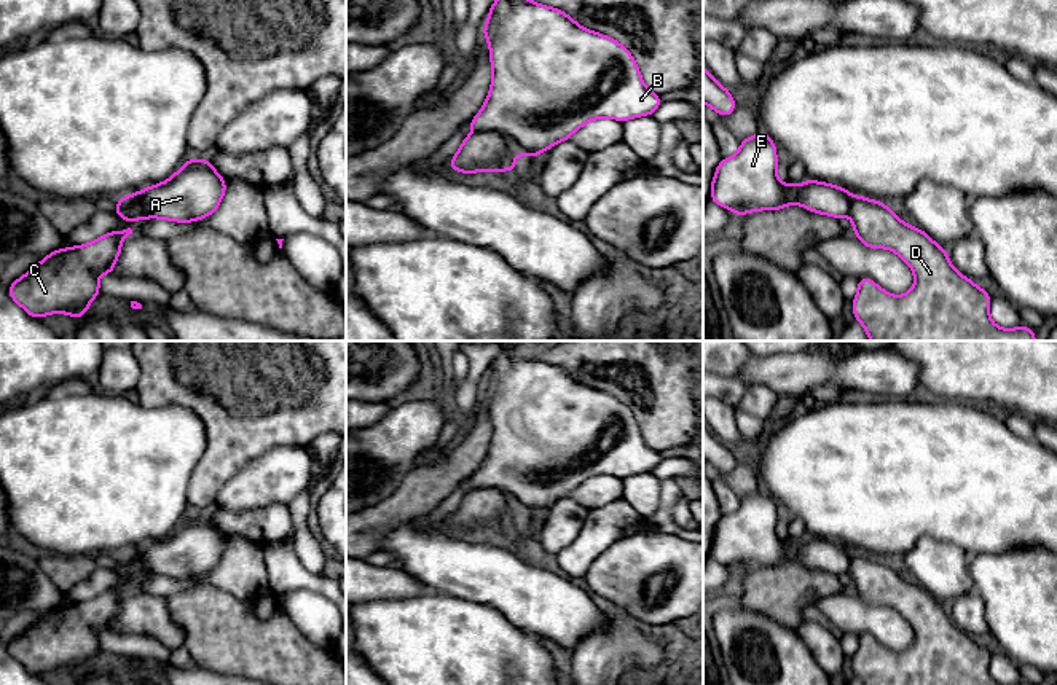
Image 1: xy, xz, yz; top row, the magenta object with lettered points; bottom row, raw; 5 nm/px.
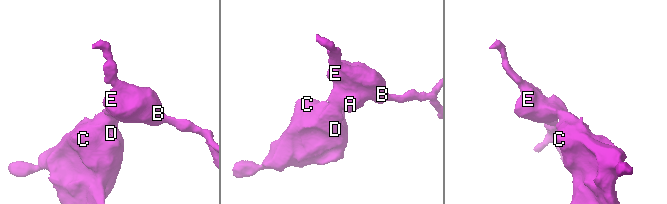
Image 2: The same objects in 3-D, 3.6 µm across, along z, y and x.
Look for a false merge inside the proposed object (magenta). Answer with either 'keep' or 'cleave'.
cleave

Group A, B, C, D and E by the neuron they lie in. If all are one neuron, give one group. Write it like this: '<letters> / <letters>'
A B E / C D

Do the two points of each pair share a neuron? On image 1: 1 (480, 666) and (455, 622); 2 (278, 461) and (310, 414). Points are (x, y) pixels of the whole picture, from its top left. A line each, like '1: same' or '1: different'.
1: same
2: different

